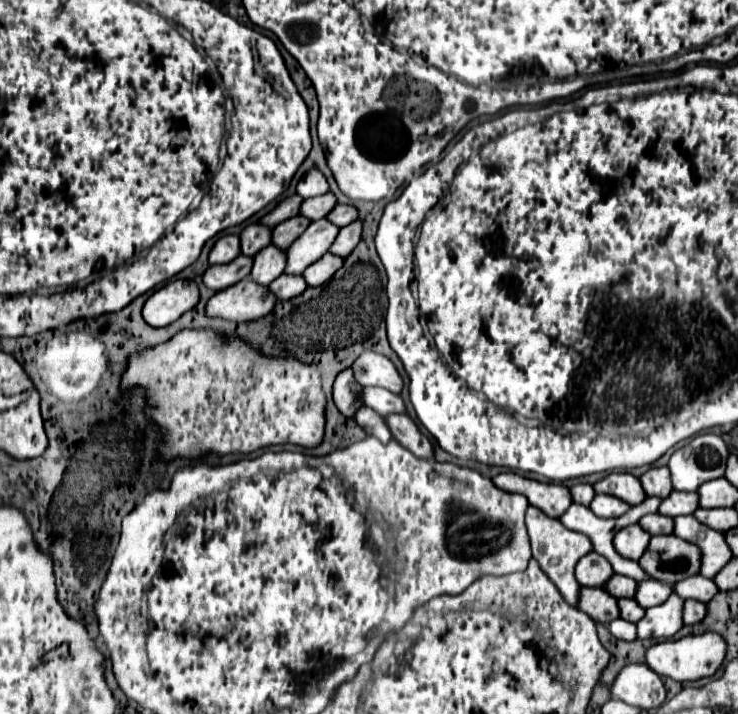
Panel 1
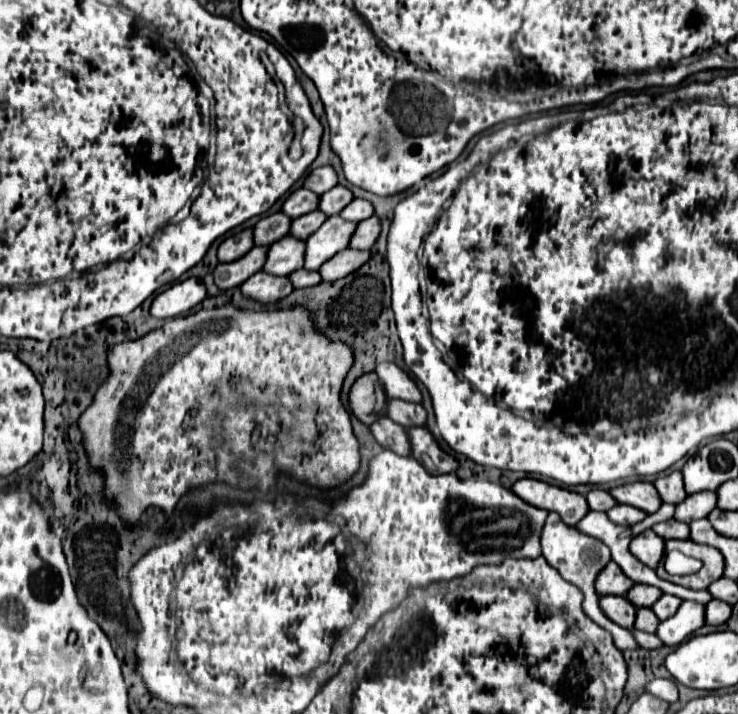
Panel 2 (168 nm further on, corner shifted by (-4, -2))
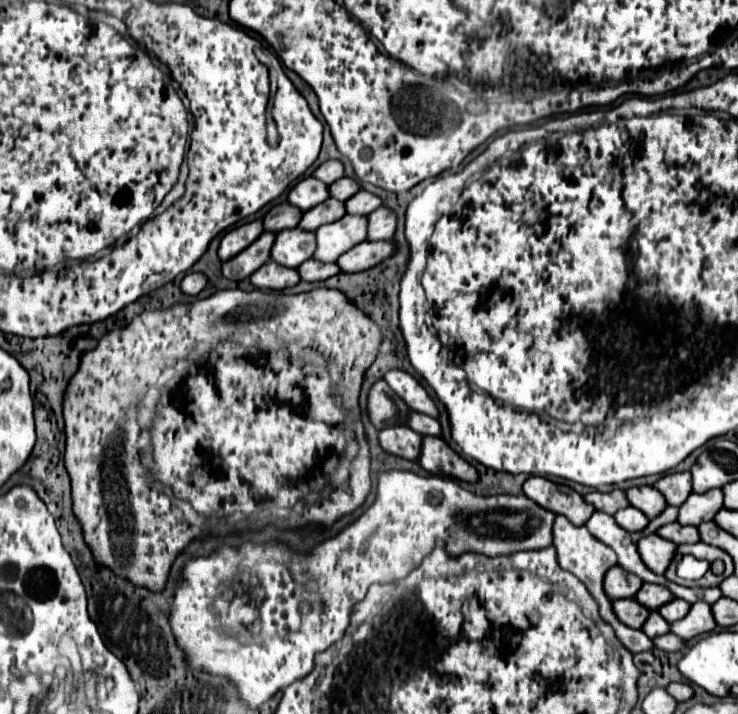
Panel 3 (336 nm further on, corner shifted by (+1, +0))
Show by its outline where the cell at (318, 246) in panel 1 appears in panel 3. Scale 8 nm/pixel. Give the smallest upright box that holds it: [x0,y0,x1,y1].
[314,215,366,263]

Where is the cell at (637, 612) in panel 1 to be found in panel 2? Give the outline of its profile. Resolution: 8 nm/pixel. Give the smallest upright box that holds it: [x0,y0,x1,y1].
[635,609,659,633]

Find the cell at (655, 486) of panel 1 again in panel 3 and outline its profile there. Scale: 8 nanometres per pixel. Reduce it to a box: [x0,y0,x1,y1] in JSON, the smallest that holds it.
[654,471,692,507]

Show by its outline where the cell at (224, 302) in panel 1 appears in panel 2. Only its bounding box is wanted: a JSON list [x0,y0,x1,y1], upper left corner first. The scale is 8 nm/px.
[241,271,293,303]

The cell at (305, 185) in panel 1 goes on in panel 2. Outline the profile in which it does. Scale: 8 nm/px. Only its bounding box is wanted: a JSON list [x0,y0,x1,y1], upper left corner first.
[305,165,337,195]

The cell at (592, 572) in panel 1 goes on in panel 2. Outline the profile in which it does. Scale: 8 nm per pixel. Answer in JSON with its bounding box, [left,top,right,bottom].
[595,561,635,595]

